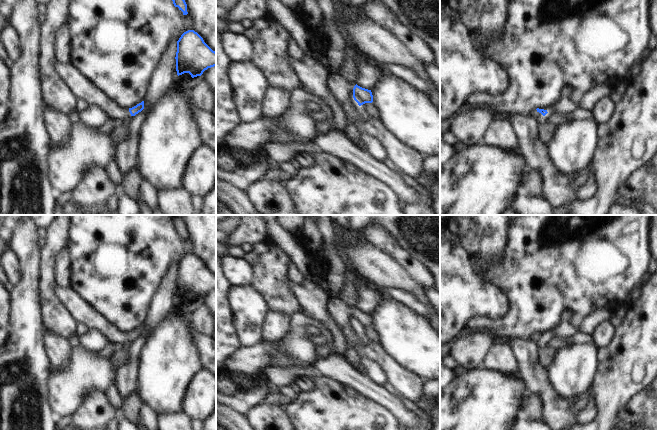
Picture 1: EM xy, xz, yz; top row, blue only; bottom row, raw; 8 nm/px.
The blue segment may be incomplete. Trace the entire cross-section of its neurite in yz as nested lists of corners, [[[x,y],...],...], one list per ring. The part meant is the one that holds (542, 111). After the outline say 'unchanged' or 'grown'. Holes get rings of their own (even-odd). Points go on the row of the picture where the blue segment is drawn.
[[[562,94],[561,99],[558,102],[552,104],[547,110],[537,108],[534,109],[530,114],[536,119],[542,119],[548,112],[555,112],[557,114],[568,114],[569,112],[564,112],[563,110],[558,108],[561,101],[564,99],[572,102],[567,94]]] | grown

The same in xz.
[[[329,73],[326,80],[326,87],[336,99],[346,118],[349,119],[353,115],[358,118],[361,112],[361,105],[373,102],[371,90],[362,88],[356,83],[349,82],[337,73]]] | grown

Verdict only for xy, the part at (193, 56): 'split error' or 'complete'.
complete

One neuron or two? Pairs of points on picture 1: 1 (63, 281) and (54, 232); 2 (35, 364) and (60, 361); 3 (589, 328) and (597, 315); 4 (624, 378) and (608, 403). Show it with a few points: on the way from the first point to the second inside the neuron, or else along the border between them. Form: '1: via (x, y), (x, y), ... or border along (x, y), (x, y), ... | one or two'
1: border along (65, 246), (56, 257), (54, 276) | two
2: border along (44, 339), (44, 348), (50, 361), (51, 369) | two
3: via (589, 325), (595, 318) | one
4: via (618, 384), (611, 391), (611, 397) | one

